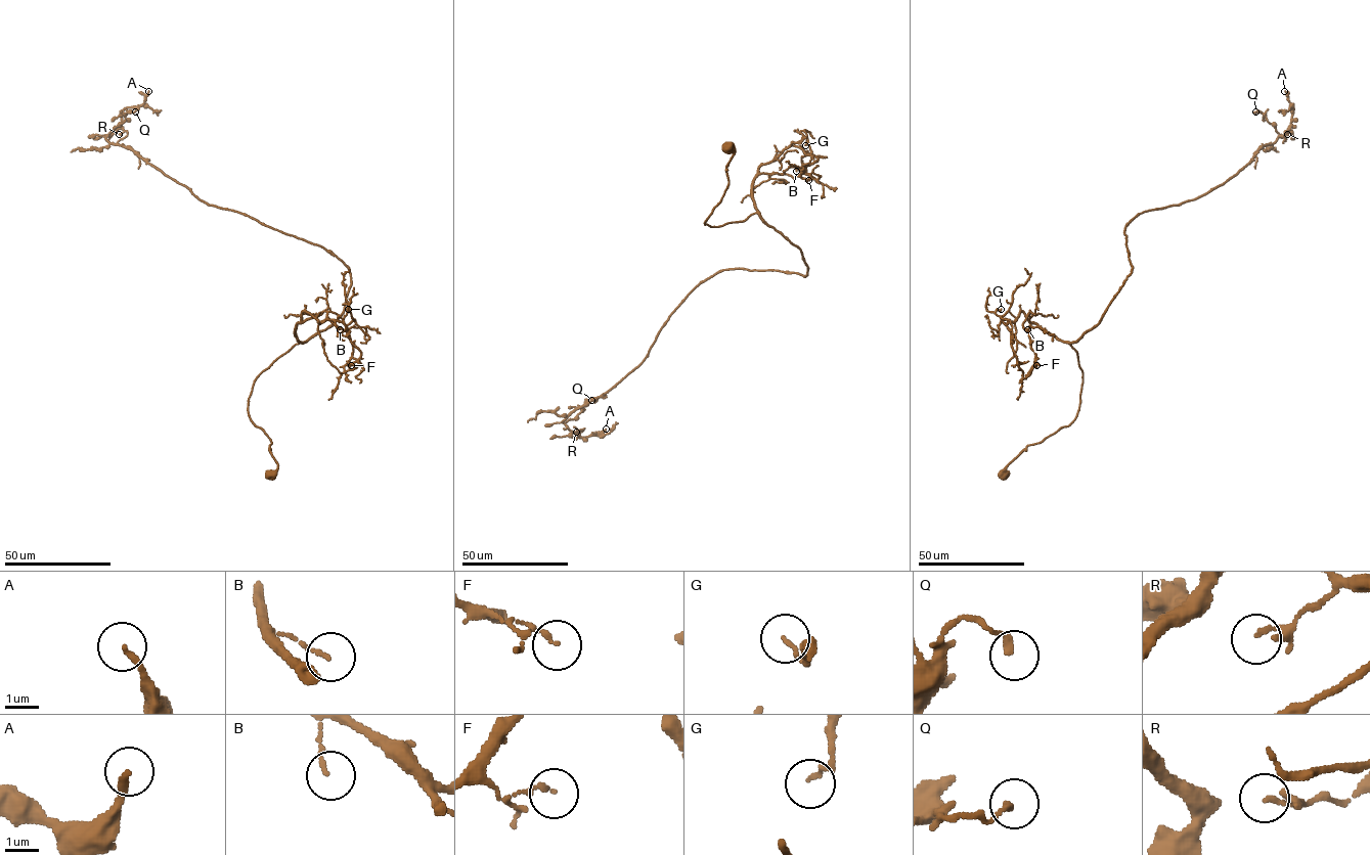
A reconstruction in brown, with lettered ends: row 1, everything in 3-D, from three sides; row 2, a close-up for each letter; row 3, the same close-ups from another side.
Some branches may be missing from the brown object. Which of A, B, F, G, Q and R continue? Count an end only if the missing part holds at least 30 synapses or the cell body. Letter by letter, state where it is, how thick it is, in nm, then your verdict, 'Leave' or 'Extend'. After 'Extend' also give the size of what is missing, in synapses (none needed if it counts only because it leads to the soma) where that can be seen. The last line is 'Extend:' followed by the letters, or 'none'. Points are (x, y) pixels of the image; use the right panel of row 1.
A: Place: (1284, 91). Thickness 200 nm. Extend. Roughly 40 synapses
B: Place: (1027, 329). Thickness 110 nm. Leave
F: Place: (1036, 365). Thickness 140 nm. Leave
G: Place: (1001, 309). Thickness 100 nm. Leave
Q: Place: (1255, 111). Thickness 200 nm. Leave
R: Place: (1287, 134). Thickness 140 nm. Leave
Extend: A

